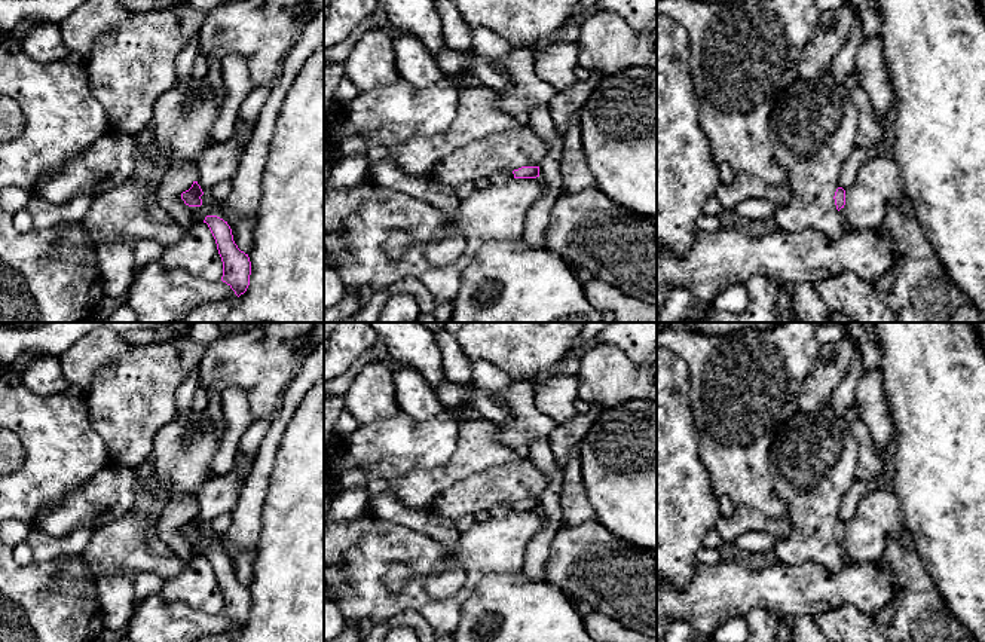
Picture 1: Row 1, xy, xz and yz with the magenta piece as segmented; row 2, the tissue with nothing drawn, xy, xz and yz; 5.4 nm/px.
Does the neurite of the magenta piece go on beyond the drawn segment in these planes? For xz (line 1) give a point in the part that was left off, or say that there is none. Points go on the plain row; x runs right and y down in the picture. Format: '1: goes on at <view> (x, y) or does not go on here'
1: does not go on here

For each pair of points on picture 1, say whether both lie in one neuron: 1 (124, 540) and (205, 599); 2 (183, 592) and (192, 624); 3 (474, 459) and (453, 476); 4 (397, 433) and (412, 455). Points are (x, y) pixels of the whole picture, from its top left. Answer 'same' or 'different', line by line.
1: different
2: different
3: same
4: same

